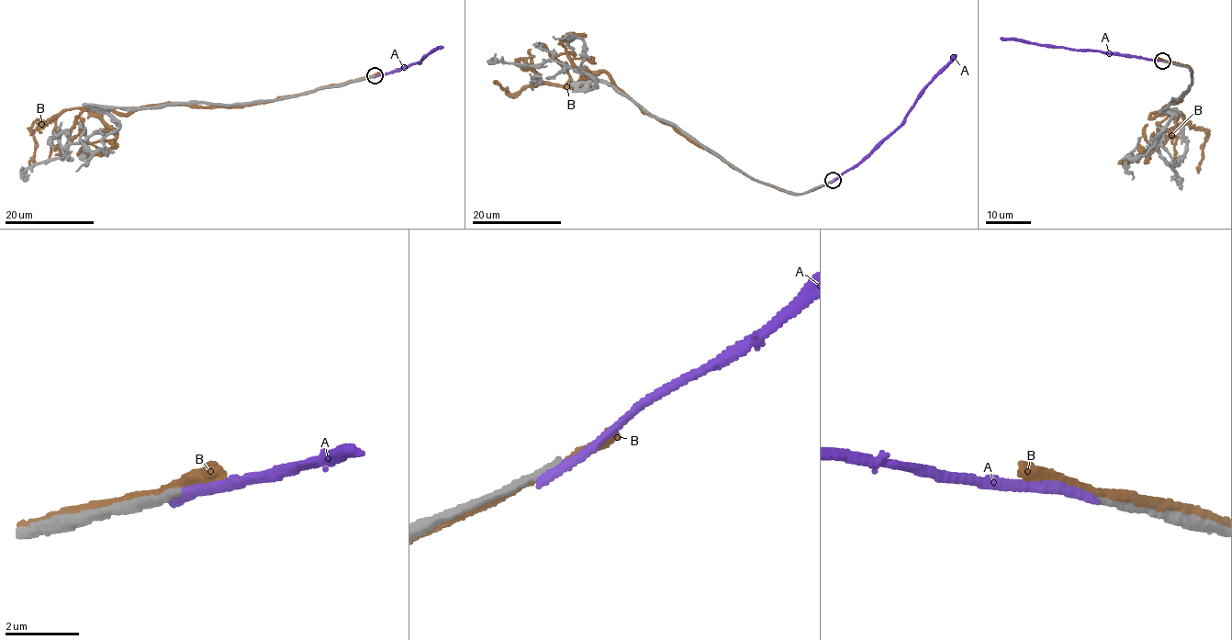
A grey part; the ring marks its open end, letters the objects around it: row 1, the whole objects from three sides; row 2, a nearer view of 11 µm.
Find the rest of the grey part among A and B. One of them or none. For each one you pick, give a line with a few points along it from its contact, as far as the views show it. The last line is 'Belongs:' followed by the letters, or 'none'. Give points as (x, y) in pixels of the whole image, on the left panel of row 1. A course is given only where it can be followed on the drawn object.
Belongs: none

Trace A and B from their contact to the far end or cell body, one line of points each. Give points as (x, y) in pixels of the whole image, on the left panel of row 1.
A: (374, 76), (418, 63), (442, 46)
B: (368, 76), (242, 106), (149, 105), (129, 114), (64, 109), (41, 121), (33, 134), (35, 156), (28, 166)

